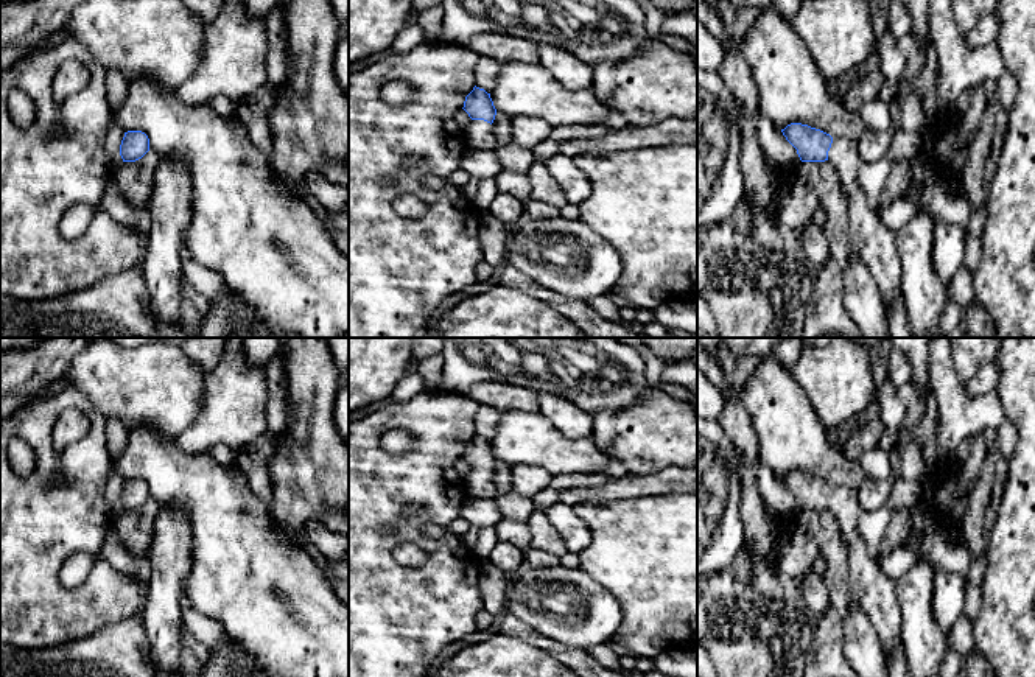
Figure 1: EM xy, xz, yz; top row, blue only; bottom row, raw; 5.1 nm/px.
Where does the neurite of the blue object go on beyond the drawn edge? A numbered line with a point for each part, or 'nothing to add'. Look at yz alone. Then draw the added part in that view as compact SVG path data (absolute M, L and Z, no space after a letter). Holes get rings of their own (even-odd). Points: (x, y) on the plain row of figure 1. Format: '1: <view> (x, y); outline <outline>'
1: yz (772, 489); outline M760 465L756 473L756 487L766 504L774 507L778 514L798 523L802 509L797 498L786 489L783 481L778 479L769 467Z
2: yz (872, 590); outline M834 486L828 500L840 523L848 551L848 582L853 601L865 612L882 641L887 658L901 643L903 615L896 595L898 582L887 577L878 562L870 557L858 531L859 490Z

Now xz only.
1: xz (487, 419); outline M479 405L475 419L475 434L484 437L487 442L492 442L500 420L501 420L501 411L486 405Z
2: xz (480, 483); outline M472 468L465 478L468 493L476 500L495 500L496 489L492 473L484 468Z

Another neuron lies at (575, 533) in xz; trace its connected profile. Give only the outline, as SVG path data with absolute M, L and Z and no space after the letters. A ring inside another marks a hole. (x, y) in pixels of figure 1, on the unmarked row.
M556 503L545 510L546 518L559 532L570 552L579 554L591 543L591 531L573 507Z

